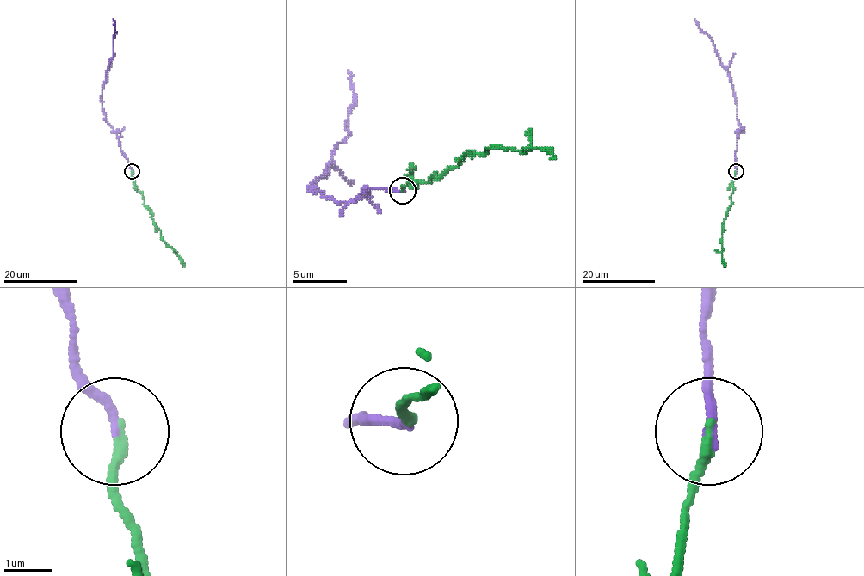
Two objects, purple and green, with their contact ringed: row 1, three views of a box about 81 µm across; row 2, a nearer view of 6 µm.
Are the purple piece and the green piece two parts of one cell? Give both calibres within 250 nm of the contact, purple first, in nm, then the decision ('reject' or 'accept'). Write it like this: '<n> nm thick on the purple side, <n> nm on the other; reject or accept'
200 nm thick on the purple side, 200 nm on the other; accept

